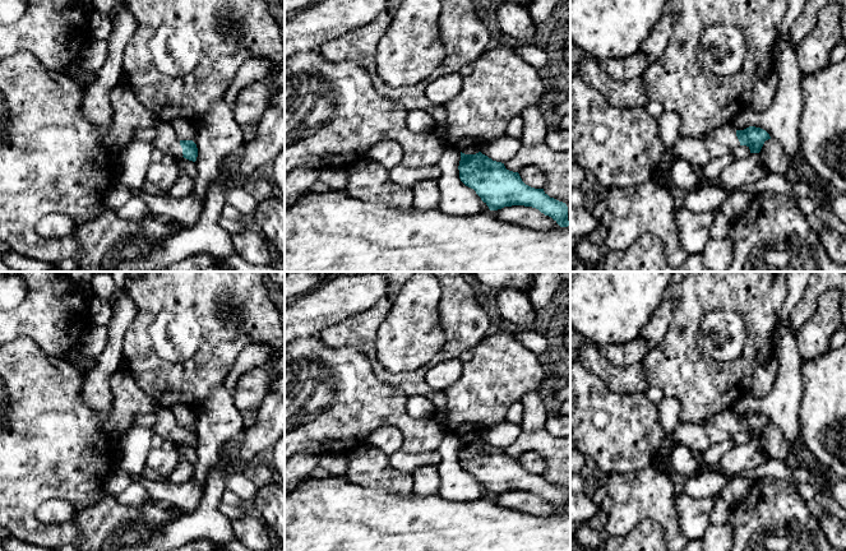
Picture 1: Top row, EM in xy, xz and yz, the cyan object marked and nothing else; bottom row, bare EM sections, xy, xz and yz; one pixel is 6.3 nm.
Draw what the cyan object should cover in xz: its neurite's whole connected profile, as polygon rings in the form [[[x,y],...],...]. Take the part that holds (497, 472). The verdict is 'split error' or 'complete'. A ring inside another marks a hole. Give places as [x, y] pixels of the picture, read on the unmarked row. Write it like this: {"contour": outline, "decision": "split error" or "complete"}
{"contour": [[[461,437],[458,455],[461,467],[473,474],[490,496],[512,491],[532,492],[551,503],[560,513],[569,511],[565,489],[550,483],[544,474],[526,471],[519,459],[507,455],[504,449],[481,437]]], "decision": "complete"}

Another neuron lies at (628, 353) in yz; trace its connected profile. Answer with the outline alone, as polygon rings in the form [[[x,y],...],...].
[[[643,338],[621,344],[610,344],[602,348],[602,353],[616,366],[630,366],[641,362],[649,351],[648,343]]]

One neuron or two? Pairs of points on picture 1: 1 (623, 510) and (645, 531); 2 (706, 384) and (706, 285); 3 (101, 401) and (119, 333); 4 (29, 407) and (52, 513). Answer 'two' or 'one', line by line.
1: two
2: one
3: one
4: two

